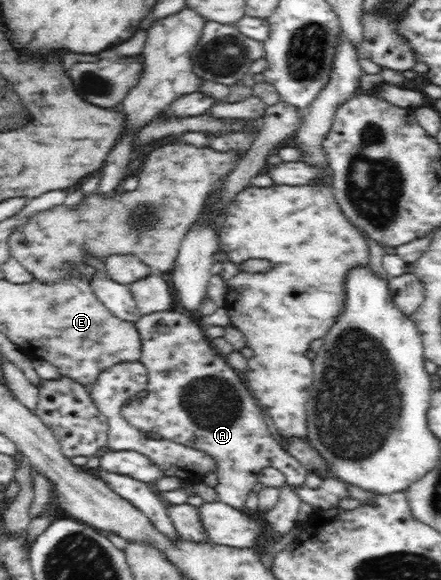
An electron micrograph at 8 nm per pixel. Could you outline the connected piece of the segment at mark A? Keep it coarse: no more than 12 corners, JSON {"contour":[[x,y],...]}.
{"contour":[[197,320],[136,322],[144,433],[209,452],[236,510],[265,467],[306,469],[271,438],[241,374]]}

